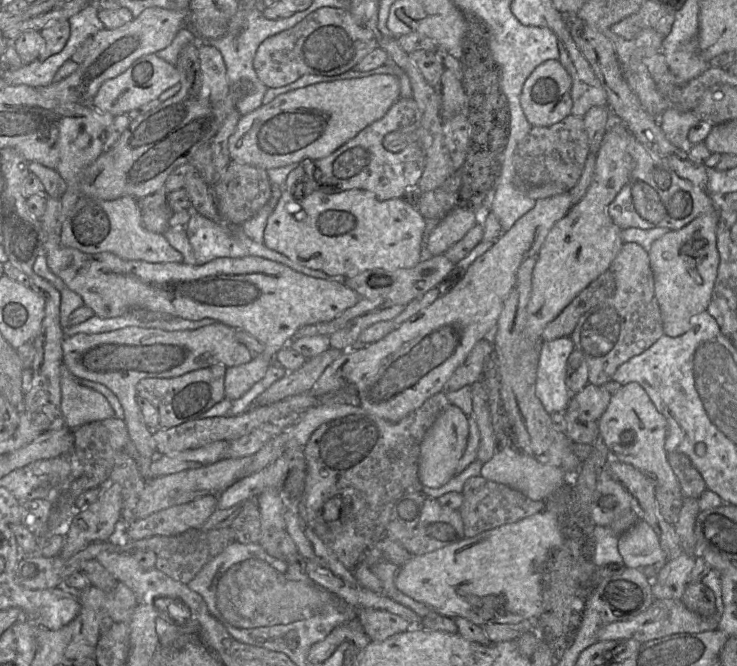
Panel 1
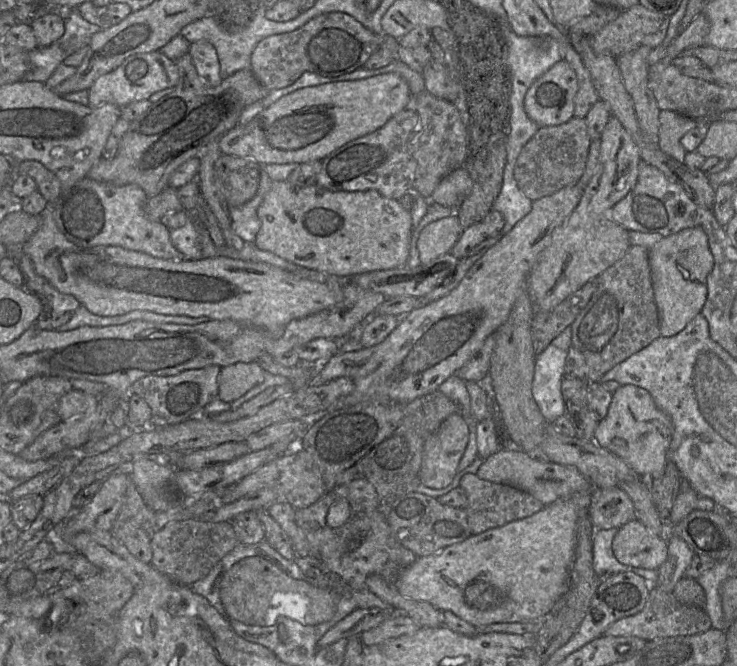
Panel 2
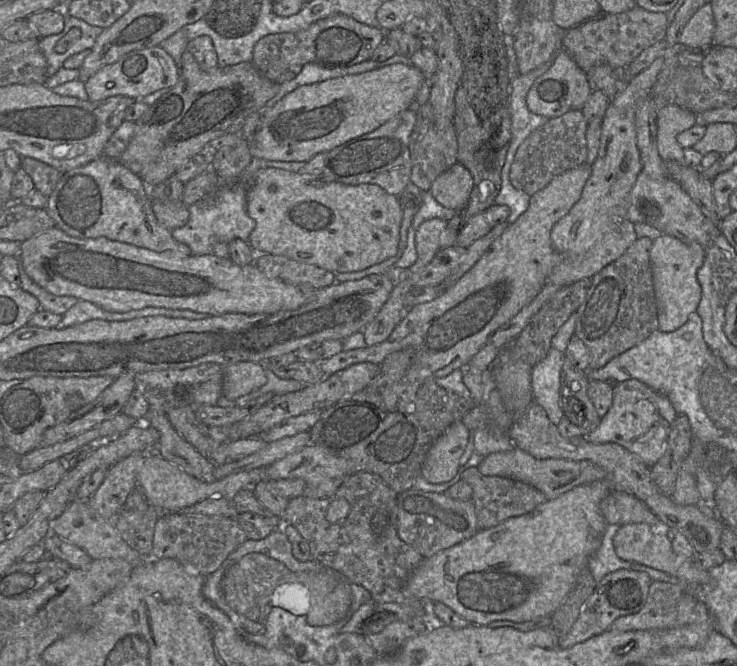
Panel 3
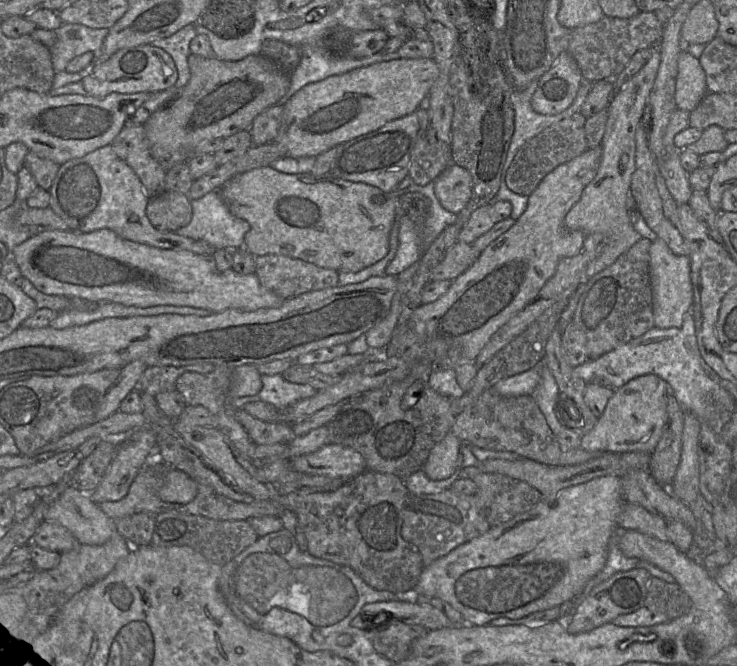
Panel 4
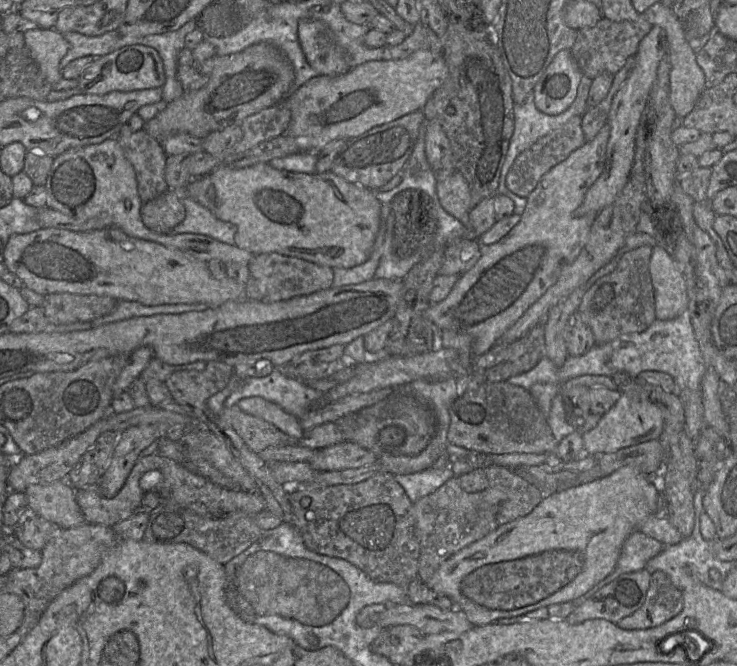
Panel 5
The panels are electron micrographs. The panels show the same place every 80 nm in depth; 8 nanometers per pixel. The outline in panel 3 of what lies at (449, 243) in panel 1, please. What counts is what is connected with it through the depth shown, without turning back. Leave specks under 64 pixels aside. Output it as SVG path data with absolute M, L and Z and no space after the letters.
M433 218L422 223L416 233L417 260L408 270L416 274L426 267L439 252L440 236L447 227L447 221Z

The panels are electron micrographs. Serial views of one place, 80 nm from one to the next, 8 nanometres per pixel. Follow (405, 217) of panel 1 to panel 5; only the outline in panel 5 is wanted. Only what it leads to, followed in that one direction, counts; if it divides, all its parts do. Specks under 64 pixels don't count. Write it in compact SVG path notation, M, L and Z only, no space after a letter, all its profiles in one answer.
M258 163L245 168L231 168L226 165L219 165L215 170L206 176L193 178L183 191L177 191L181 197L190 197L202 206L209 209L218 219L234 224L237 227L235 244L254 255L263 253L280 253L313 262L318 265L331 268L352 268L366 262L371 256L376 236L381 224L382 203L376 198L375 191L356 183L347 181L332 171L323 173L300 173L286 170L279 170L269 163Z

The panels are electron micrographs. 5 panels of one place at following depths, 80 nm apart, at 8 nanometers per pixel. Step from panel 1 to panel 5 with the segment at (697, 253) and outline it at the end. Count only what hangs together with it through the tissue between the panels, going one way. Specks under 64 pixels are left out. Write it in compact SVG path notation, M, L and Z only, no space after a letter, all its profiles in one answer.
M660 245L652 250L649 273L656 319L672 320L686 311L688 296L684 276L674 257Z

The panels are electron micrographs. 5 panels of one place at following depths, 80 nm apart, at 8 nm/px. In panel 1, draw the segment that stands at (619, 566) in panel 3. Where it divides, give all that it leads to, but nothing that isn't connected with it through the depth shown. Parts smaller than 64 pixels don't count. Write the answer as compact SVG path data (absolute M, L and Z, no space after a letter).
M594 525L591 534L591 561L598 567L606 565L624 566L618 551L618 538L610 527Z

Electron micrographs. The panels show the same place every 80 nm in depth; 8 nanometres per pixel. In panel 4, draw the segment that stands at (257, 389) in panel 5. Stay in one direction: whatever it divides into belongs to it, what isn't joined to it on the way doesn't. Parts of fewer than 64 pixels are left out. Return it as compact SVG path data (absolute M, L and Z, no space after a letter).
M281 374L261 375L262 388L253 396L231 399L231 409L239 409L249 402L262 401L282 411L292 404L314 396L317 390L305 384L292 383Z

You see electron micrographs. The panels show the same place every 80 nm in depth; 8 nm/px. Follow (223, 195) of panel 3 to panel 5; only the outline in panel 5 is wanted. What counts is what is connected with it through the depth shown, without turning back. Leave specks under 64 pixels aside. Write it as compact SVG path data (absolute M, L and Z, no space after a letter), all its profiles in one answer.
M182 197L185 206L185 219L178 224L173 233L193 233L206 235L226 244L235 244L237 227L218 219L209 209L190 197Z

